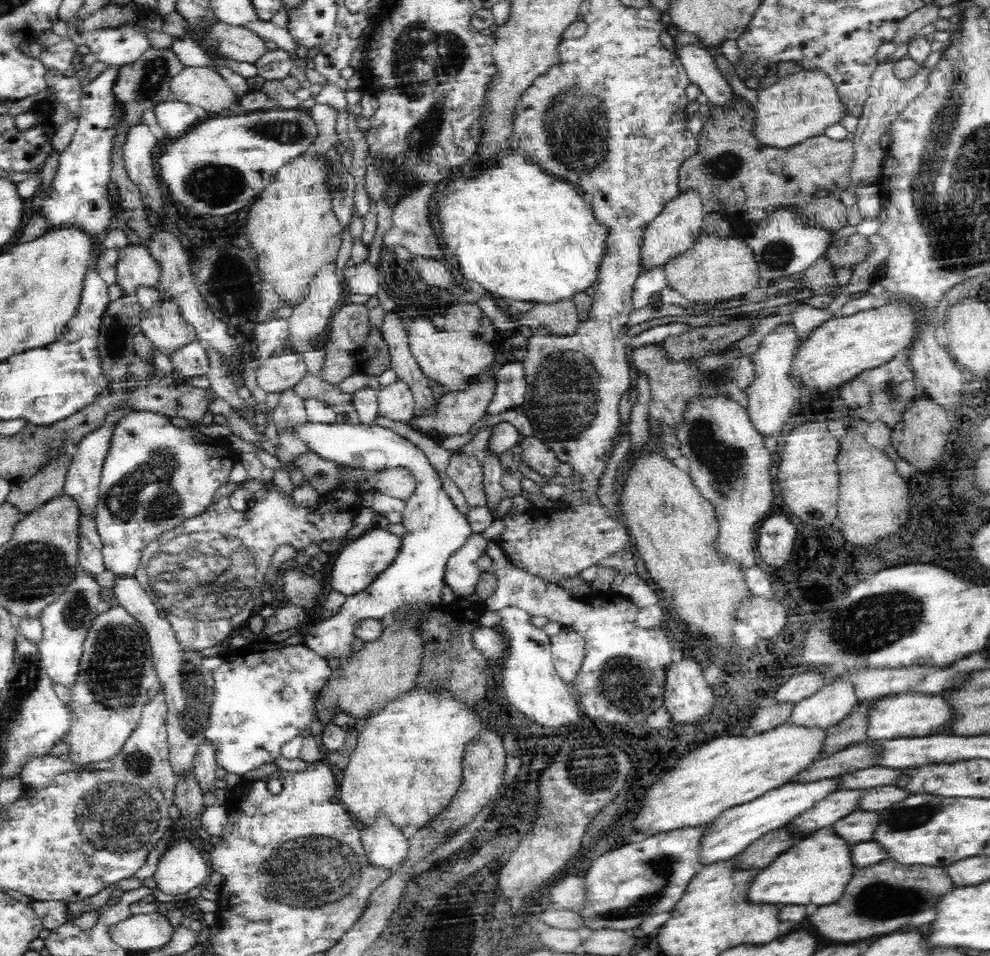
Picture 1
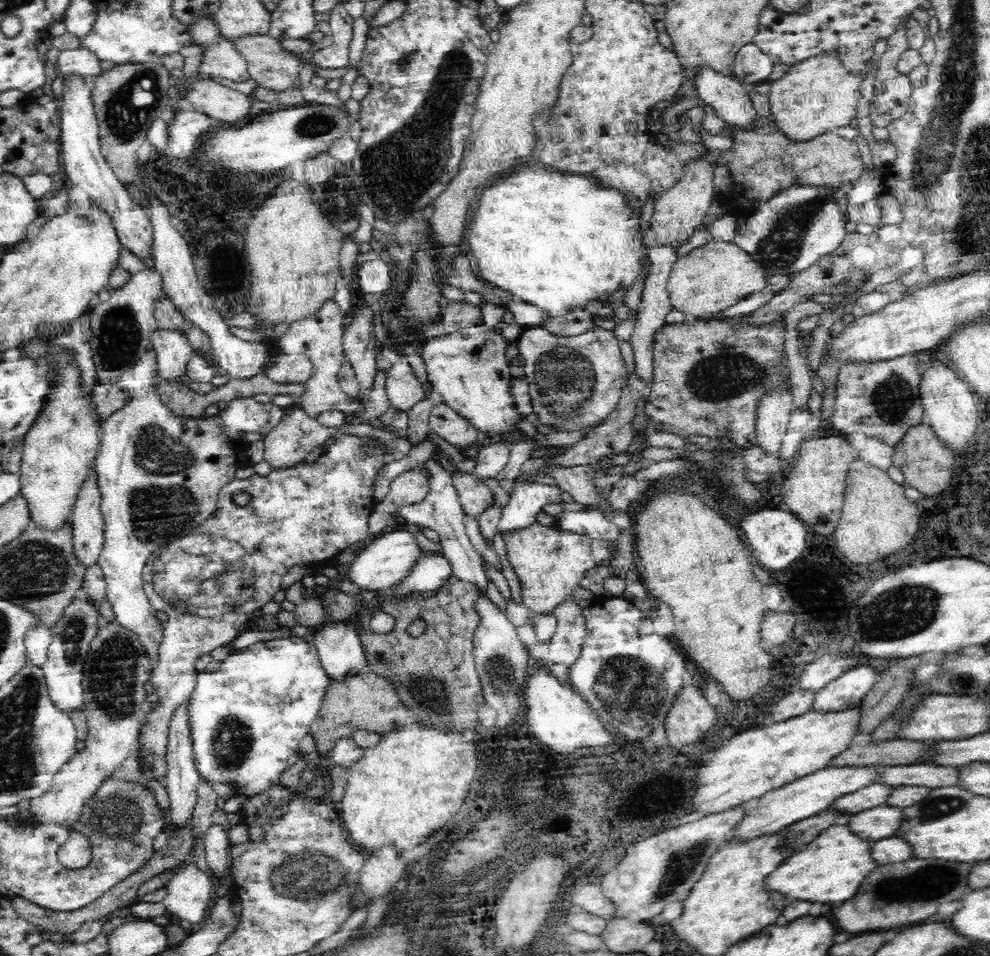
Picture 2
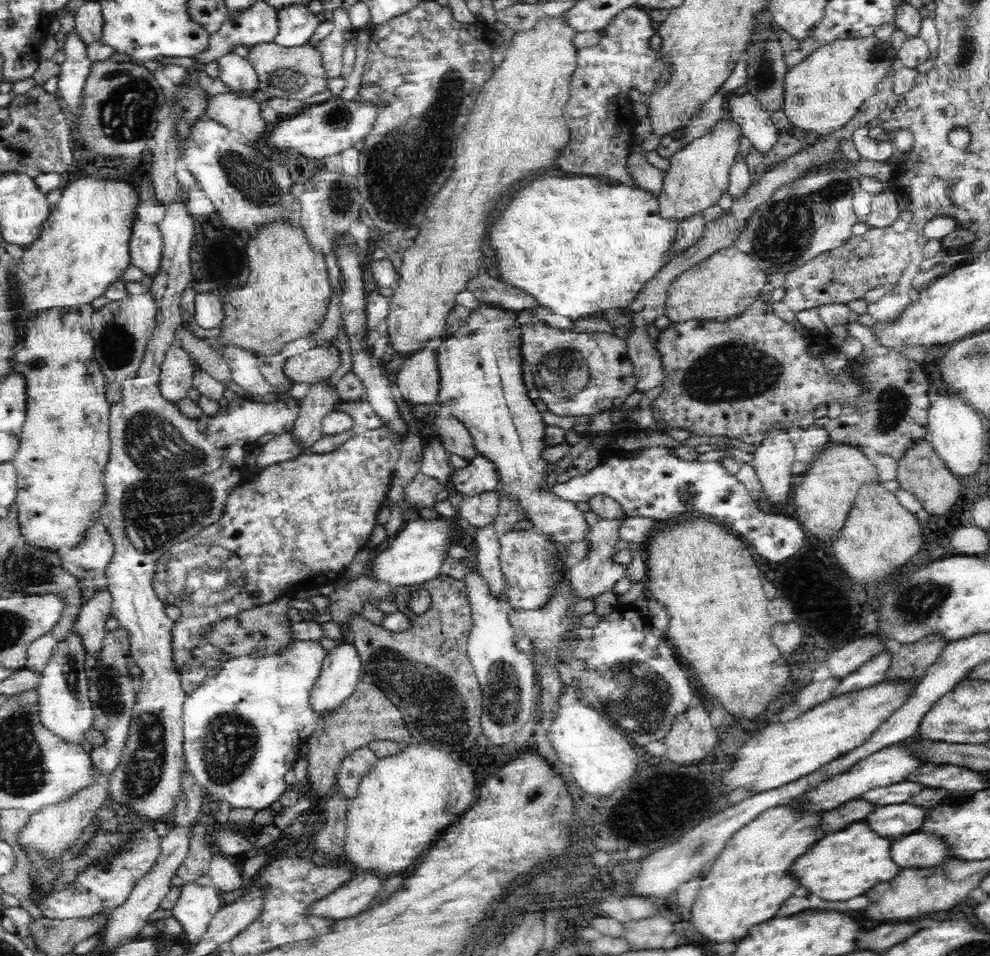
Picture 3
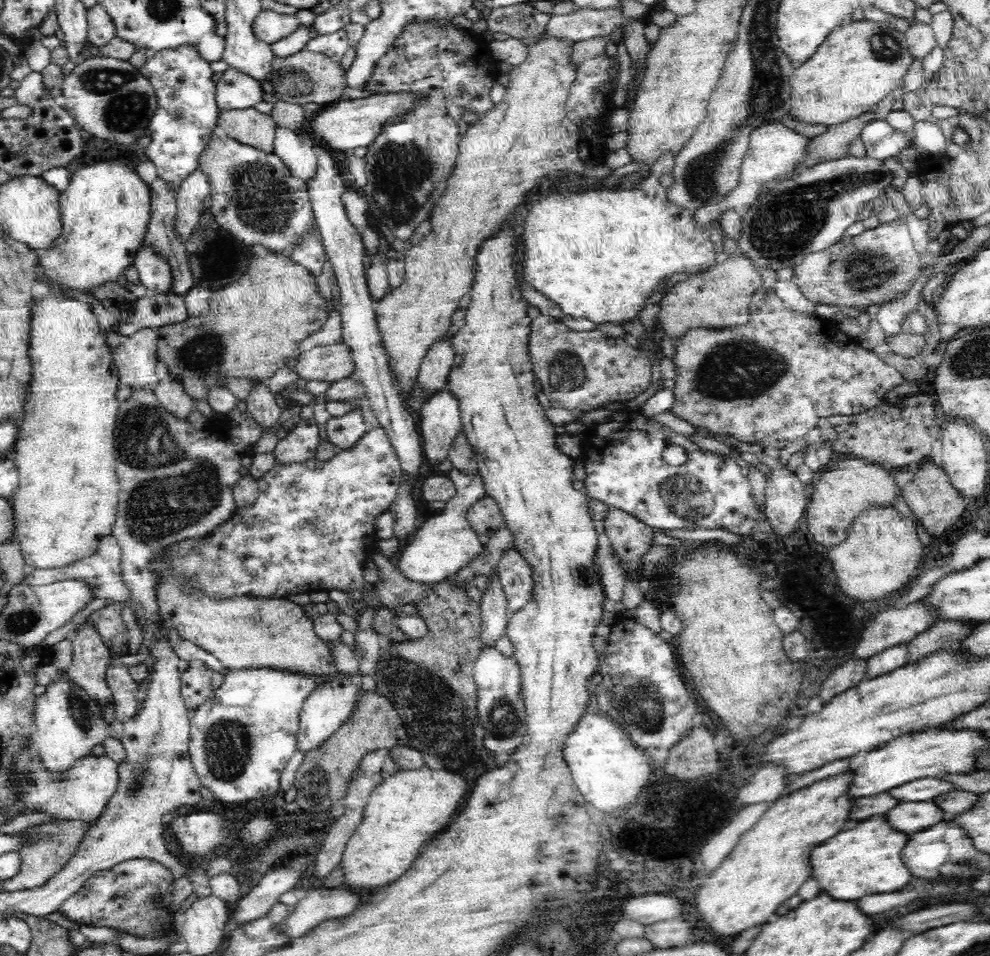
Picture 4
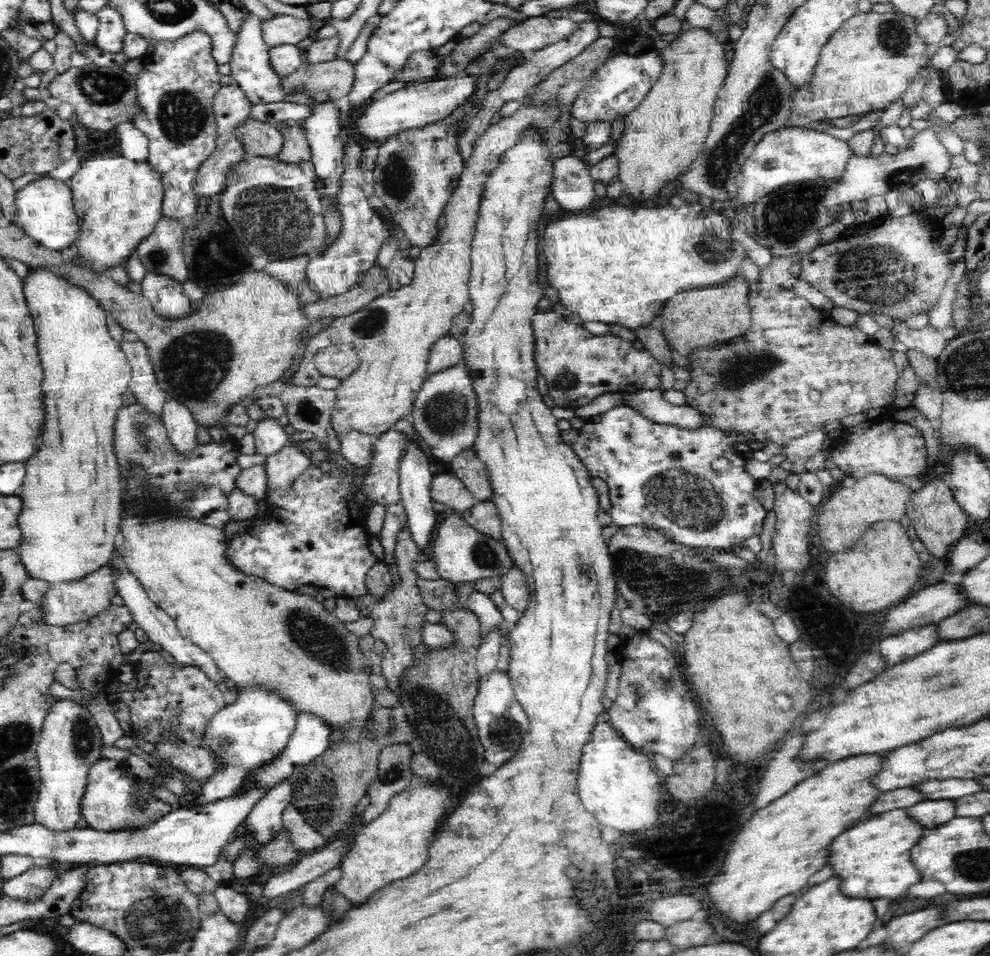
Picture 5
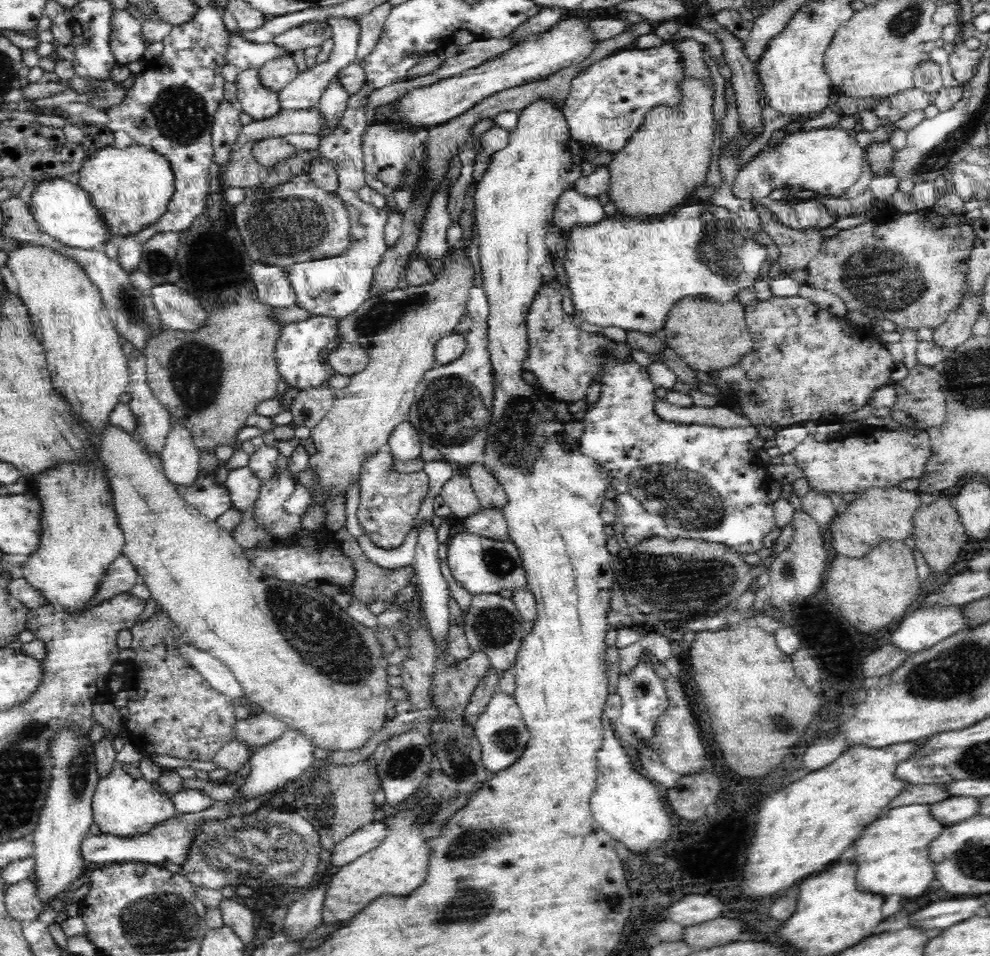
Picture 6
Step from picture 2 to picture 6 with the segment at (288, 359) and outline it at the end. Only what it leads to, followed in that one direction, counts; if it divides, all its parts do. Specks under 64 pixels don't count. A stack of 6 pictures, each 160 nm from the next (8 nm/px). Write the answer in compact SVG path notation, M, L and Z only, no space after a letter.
M339 342L339 345L328 355L327 361L336 374L352 376L362 372L368 366L368 352L360 343Z

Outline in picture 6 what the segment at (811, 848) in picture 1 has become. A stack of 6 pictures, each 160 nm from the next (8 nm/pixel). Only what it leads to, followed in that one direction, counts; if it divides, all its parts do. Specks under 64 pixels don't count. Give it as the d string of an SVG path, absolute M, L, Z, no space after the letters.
M912 804L912 806L900 806L900 808L892 808L888 812L886 818L878 818L876 822L872 822L862 836L856 840L856 856L854 862L858 864L858 878L856 884L862 892L874 892L874 894L902 894L902 896L920 896L928 890L930 882L934 880L936 872L932 872L932 860L928 860L928 844L932 840L936 840L936 836L940 836L940 832L944 830L944 824L940 824L938 820L932 818L932 814L928 812L928 804Z

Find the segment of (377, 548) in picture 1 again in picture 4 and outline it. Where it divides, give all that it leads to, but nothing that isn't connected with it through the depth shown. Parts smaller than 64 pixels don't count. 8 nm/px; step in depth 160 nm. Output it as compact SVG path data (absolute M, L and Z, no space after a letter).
M456 468L446 474L456 485L456 496L446 502L444 509L423 522L418 532L412 532L410 542L398 556L398 569L412 581L430 584L442 582L462 570L484 550L484 544L478 539L478 533L471 527L466 515L468 509L486 494L484 479L478 472L460 472Z

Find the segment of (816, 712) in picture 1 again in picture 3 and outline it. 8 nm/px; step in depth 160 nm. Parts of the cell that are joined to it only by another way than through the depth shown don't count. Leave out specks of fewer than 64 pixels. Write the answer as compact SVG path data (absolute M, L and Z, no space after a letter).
M882 651L880 654L873 656L864 665L848 673L840 684L834 688L832 696L846 695L852 691L859 691L884 681L884 676L890 668L892 653Z

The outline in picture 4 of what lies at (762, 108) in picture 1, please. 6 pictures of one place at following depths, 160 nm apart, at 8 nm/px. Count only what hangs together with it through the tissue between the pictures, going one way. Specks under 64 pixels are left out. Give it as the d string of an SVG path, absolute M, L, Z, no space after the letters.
M862 19L841 24L804 64L795 68L790 80L790 114L800 122L828 127L856 118L873 110L875 104L898 88L912 62L914 55L910 53L905 33L894 29L889 20Z

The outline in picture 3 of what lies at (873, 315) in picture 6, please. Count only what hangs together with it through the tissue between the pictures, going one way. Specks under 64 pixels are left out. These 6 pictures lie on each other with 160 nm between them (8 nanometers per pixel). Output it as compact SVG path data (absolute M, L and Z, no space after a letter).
M888 226L888 228L870 228L861 236L851 234L842 246L823 252L815 259L787 272L784 286L785 298L781 302L796 313L817 308L824 304L846 304L853 300L864 299L866 292L878 285L884 285L886 290L896 286L904 268L908 266L908 258L910 258L910 246L908 246L906 238L895 232L891 226Z

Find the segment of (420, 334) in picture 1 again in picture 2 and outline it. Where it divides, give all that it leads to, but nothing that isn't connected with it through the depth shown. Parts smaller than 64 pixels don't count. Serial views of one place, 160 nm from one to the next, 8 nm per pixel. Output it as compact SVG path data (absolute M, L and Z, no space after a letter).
M472 325L457 334L429 337L421 344L420 356L424 361L428 380L443 398L443 403L467 418L486 437L500 438L510 444L509 434L520 434L516 422L524 415L516 409L514 395L510 391L513 374L510 372L506 348L509 340L496 328Z

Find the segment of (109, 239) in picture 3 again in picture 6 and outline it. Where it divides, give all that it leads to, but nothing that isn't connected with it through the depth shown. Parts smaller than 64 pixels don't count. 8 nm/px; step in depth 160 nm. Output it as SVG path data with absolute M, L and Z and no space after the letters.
M132 143L119 150L113 145L100 148L92 154L79 174L79 186L92 198L92 206L100 212L108 236L127 237L138 234L156 223L167 211L168 204L176 191L175 175L170 164L153 152L152 148Z

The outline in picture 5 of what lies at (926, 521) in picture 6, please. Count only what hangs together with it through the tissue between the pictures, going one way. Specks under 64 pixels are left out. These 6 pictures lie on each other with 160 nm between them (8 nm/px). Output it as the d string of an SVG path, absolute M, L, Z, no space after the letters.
M942 478L930 480L921 489L912 492L906 502L907 516L916 531L918 544L925 547L925 552L928 552L931 558L944 561L949 557L955 543L963 538L969 520L948 487Z

